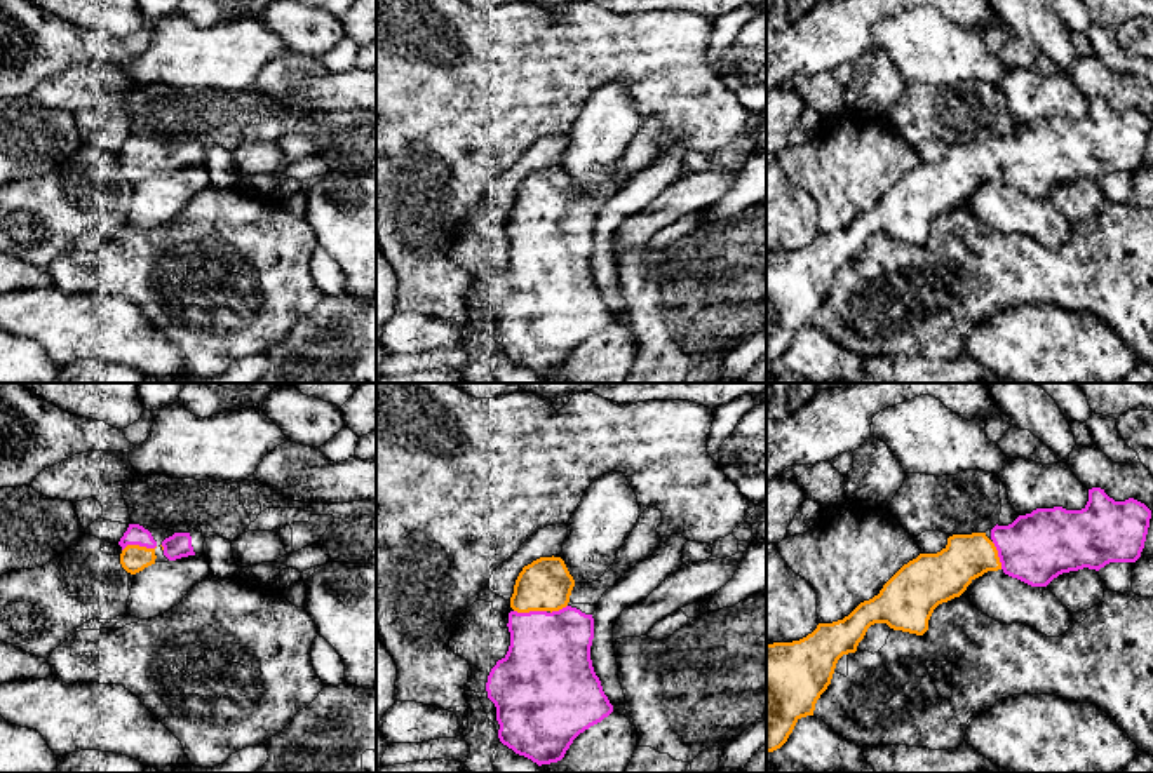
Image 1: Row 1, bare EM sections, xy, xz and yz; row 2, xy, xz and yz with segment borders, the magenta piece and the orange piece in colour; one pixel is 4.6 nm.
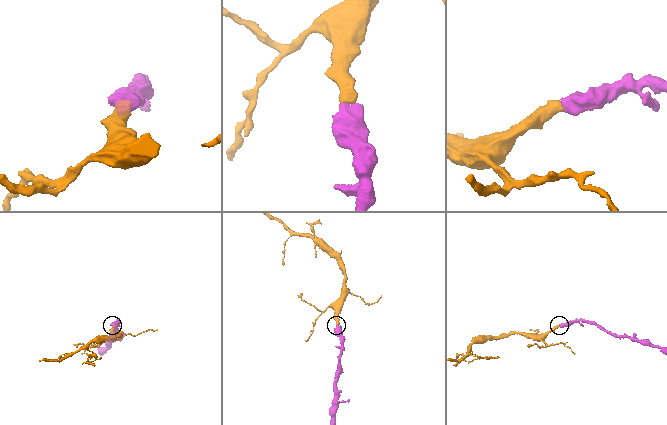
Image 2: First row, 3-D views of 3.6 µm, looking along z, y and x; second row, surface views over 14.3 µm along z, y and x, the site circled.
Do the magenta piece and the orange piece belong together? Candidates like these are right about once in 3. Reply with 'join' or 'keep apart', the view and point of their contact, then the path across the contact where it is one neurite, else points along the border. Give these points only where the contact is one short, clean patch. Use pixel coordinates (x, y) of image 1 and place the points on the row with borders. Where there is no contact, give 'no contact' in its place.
join; contact xy (138, 544); way xy (136, 535), (138, 544), (138, 552), (133, 557)

